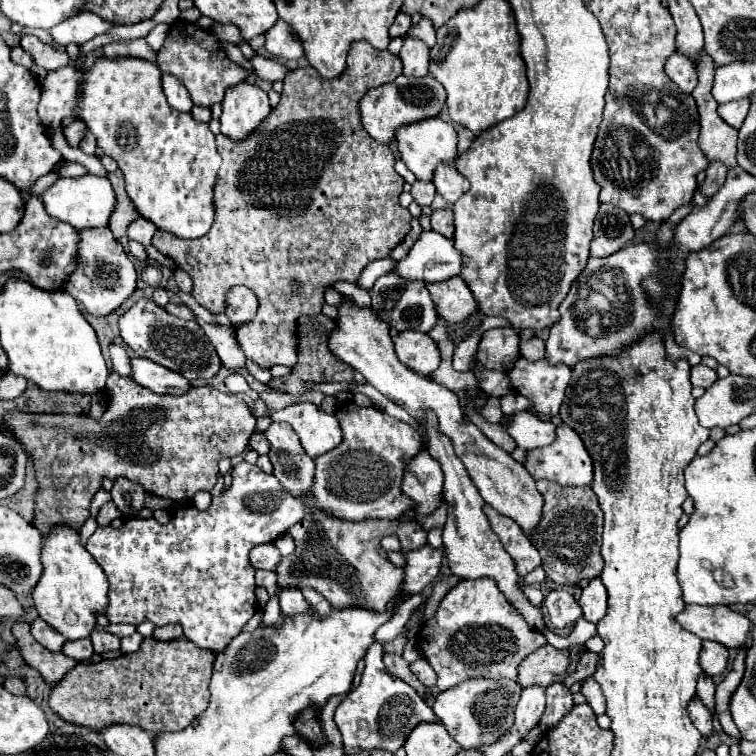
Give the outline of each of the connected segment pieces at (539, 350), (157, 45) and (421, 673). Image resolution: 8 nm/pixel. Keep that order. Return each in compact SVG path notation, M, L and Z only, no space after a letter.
M532 336L530 340L522 340L520 342L520 352L526 360L542 360L544 358L544 340L538 336Z
M158 24L154 30L150 30L150 34L146 36L146 42L158 52L160 48L162 48L162 42L166 40L166 36L168 36L168 24Z
M424 658L412 662L410 664L410 670L416 674L416 678L420 682L424 682L424 686L428 686L428 688L434 688L436 686L436 674L434 674L434 670L430 668L430 664Z

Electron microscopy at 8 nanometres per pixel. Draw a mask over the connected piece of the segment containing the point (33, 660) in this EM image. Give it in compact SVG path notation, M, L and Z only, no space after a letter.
M16 622L14 628L12 628L12 632L18 638L18 648L20 648L24 660L32 668L40 670L44 674L44 678L46 678L48 684L52 684L52 686L60 684L64 680L64 676L76 666L74 658L68 658L62 652L52 654L50 650L38 646L34 642L34 638L30 636L30 628L28 628L26 622Z

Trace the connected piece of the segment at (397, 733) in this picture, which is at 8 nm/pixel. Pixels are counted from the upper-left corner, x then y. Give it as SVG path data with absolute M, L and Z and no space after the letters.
M414 594L408 600L404 600L396 614L390 618L390 622L382 624L378 628L378 634L374 636L374 646L366 652L366 668L362 672L362 682L358 688L354 688L336 708L334 722L342 732L344 738L344 750L346 754L360 754L360 752L374 752L374 750L386 750L394 754L400 750L408 738L408 734L420 724L420 722L438 722L432 706L418 698L416 690L410 688L400 678L392 678L392 674L386 672L382 662L382 646L390 640L394 640L398 634L402 634L406 622L410 620L410 614L426 602L424 594Z

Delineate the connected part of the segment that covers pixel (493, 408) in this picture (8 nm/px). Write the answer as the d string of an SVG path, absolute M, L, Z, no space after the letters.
M488 396L486 404L484 404L484 406L482 406L482 410L480 410L480 416L482 416L482 418L486 418L488 422L492 422L492 424L500 422L500 418L504 416L504 414L502 414L502 410L500 410L500 398Z

